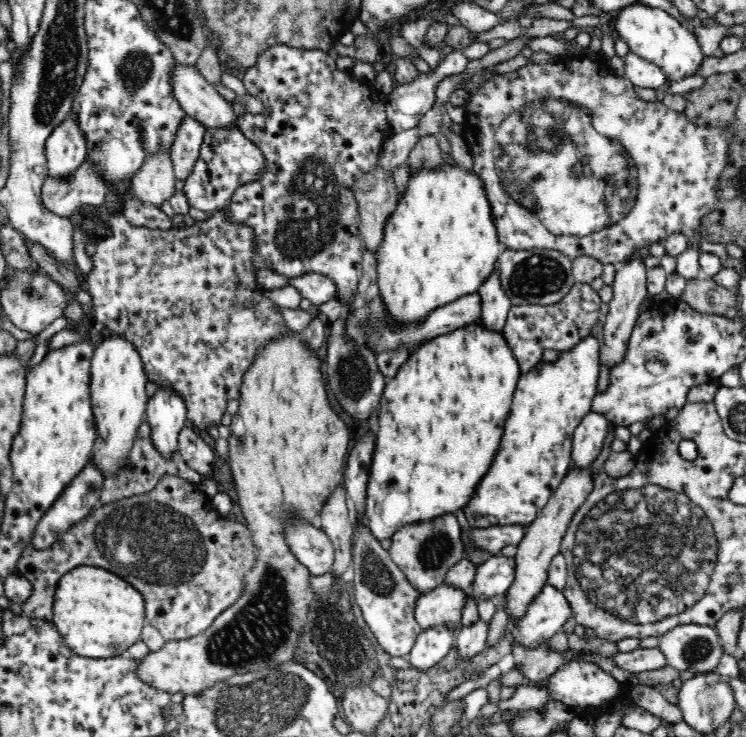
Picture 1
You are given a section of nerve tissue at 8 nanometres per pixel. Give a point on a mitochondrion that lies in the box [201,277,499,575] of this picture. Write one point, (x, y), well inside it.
(352, 378)

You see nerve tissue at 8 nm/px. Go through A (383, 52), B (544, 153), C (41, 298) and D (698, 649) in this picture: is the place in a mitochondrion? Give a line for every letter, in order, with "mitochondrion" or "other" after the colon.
A: other
B: mitochondrion
C: mitochondrion
D: mitochondrion

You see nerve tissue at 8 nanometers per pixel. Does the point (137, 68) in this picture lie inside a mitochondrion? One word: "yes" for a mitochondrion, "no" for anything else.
yes

